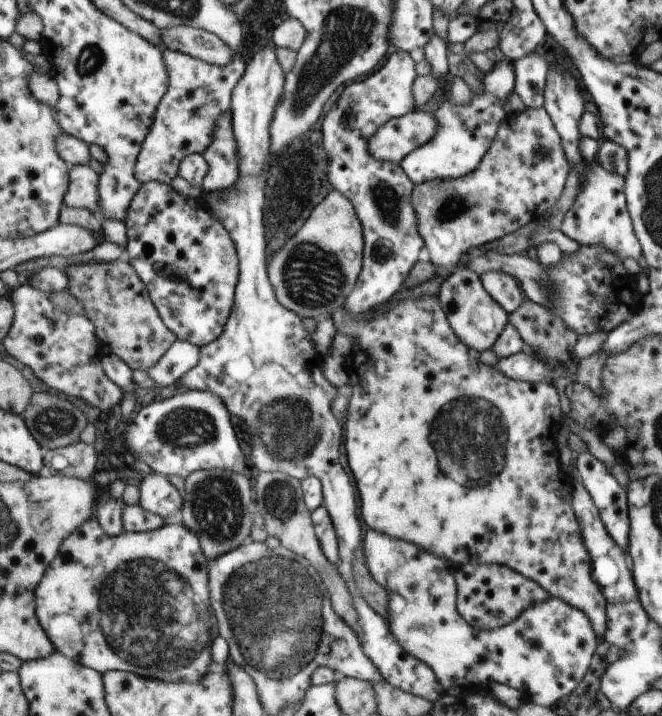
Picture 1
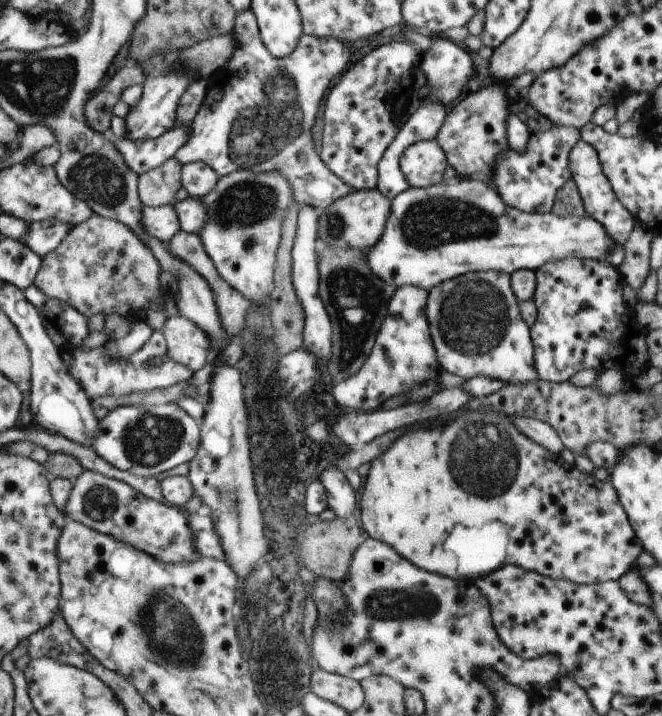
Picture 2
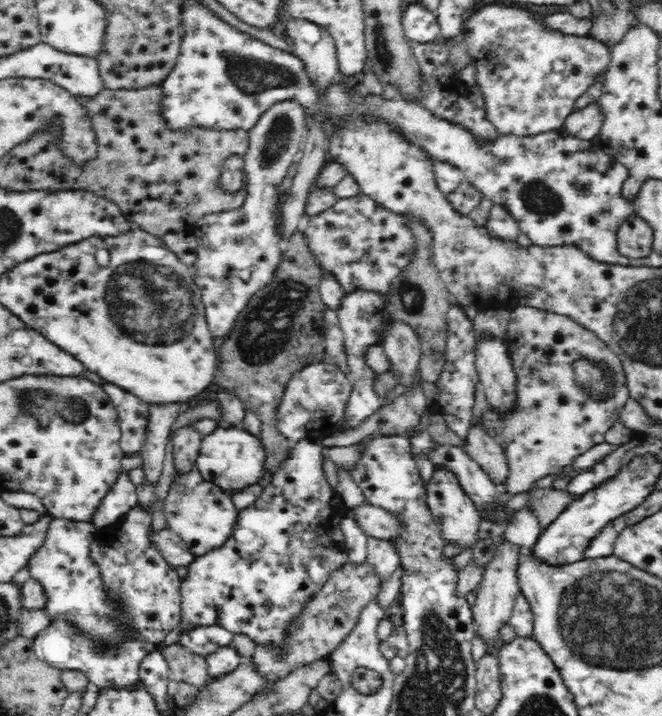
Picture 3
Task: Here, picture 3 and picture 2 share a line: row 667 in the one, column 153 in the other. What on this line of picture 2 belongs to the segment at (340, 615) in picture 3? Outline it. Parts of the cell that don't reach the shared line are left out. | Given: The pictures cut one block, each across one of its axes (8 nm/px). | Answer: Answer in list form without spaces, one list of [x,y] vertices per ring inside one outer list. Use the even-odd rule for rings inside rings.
[[[94,213],[89,220],[75,225],[67,235],[65,241],[47,254],[43,259],[43,268],[35,279],[34,286],[40,289],[47,297],[57,298],[71,306],[75,306],[81,314],[95,316],[104,314],[108,316],[131,316],[136,320],[144,320],[147,306],[157,300],[163,289],[162,266],[155,253],[134,233],[131,227],[123,222],[105,218]]]

